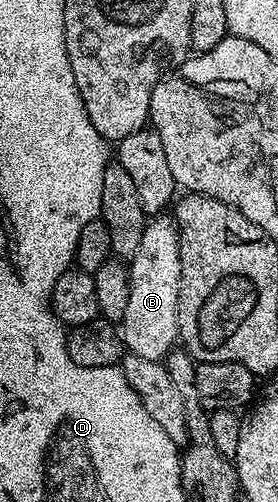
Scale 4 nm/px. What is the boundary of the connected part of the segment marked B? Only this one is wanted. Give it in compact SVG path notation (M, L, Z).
M170 215L148 219L141 246L130 257L129 307L121 321L123 347L132 356L166 361L179 340L179 287L181 286L181 250L179 229Z

